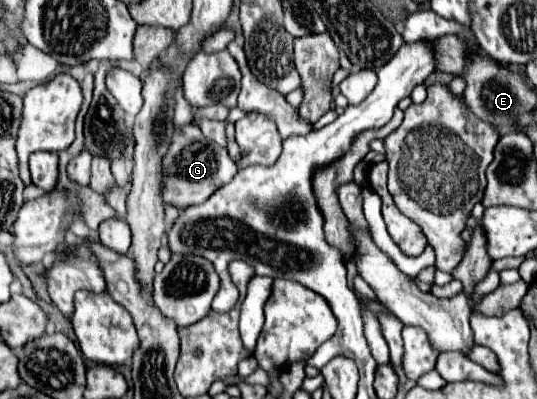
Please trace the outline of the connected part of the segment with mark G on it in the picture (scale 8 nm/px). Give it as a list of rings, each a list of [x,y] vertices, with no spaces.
[[[185,125],[181,131],[173,133],[173,143],[169,147],[169,155],[165,155],[165,203],[175,205],[177,209],[185,209],[189,205],[199,205],[221,185],[229,183],[237,173],[235,161],[229,157],[227,149],[219,147],[211,139],[207,139],[197,125]]]

